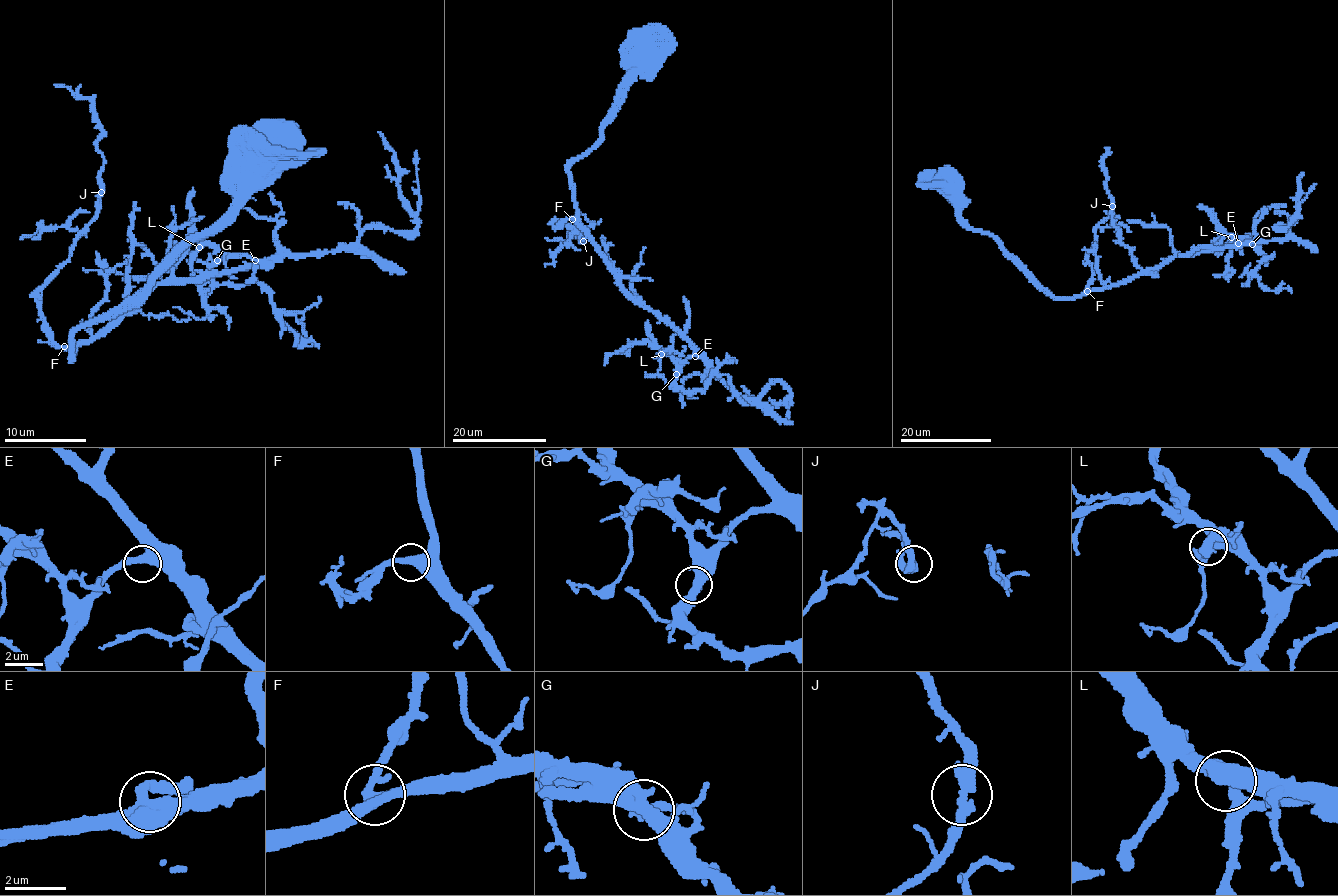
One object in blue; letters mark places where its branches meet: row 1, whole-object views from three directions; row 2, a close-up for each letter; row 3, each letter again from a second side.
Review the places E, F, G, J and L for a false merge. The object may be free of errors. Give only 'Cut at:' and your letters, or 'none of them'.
Cut at: G

